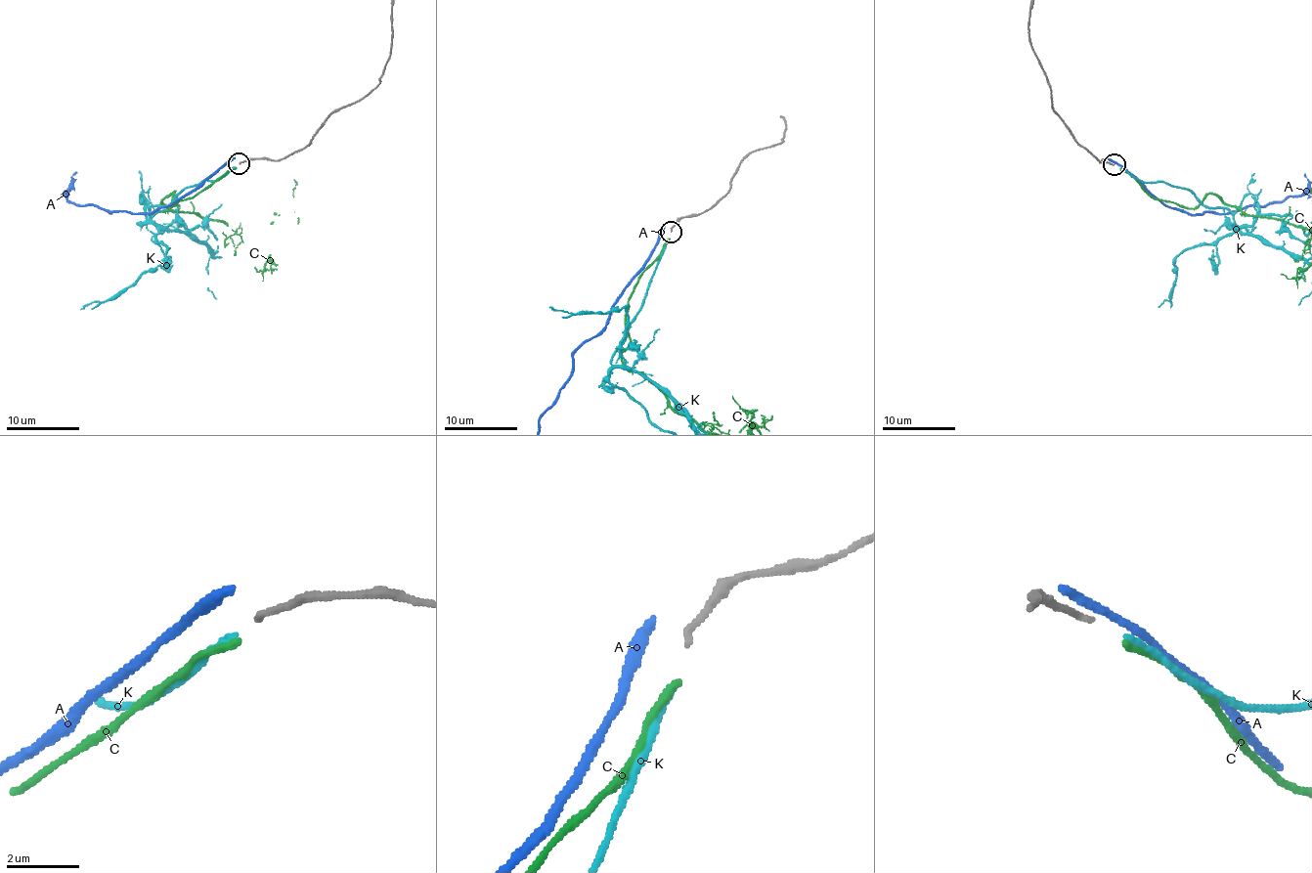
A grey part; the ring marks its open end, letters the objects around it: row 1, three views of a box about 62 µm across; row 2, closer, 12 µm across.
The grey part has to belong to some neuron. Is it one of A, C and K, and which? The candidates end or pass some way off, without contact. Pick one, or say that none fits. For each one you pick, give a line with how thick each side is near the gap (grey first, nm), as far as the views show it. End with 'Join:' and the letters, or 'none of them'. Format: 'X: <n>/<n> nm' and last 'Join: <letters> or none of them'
K: 170/160 nm
Join: K

